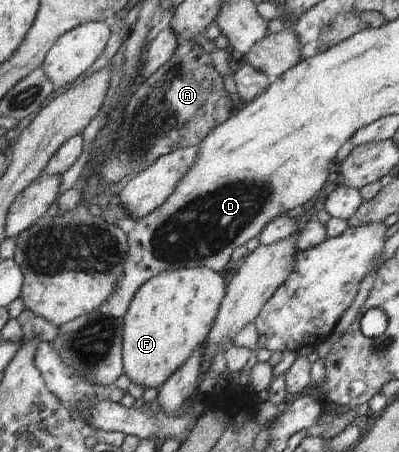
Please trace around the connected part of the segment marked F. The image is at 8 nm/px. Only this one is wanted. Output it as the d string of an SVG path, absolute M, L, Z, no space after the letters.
M199 267L163 271L144 282L124 318L123 374L144 390L163 386L205 344L225 293L225 282L219 273Z

